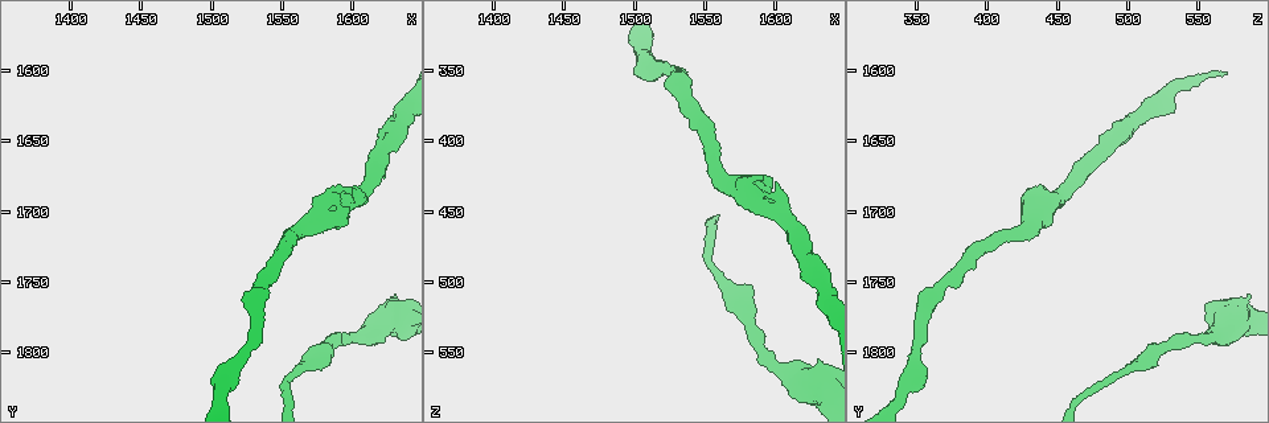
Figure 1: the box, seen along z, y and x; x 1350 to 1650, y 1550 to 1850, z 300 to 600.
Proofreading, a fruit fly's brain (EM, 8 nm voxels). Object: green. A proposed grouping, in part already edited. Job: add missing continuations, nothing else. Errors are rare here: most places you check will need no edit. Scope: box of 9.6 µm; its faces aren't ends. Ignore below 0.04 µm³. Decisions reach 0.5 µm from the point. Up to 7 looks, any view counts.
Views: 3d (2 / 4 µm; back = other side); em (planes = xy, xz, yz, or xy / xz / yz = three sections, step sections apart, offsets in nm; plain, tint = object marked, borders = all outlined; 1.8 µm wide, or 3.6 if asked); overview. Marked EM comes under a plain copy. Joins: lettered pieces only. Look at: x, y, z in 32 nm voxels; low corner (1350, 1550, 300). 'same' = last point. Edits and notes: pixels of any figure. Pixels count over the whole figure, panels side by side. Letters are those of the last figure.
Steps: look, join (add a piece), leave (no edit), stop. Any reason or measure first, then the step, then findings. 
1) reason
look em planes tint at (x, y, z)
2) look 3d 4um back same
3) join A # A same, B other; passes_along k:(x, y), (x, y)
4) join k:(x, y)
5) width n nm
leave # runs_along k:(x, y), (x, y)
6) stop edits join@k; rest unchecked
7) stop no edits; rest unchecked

calibre changes
look em 3.6um planes tint at (1614, 1786, 570)

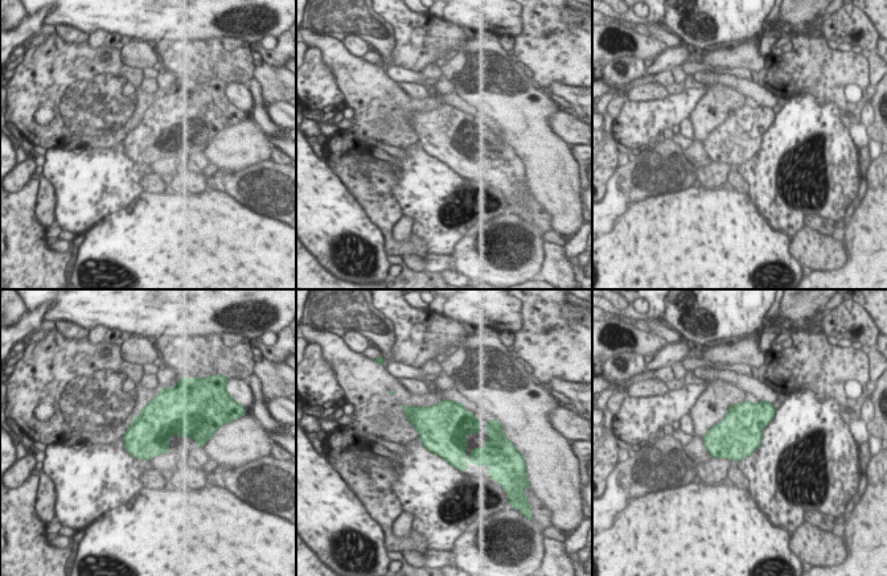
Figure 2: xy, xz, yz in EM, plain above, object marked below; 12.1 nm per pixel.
look em 3.6um planes borders same

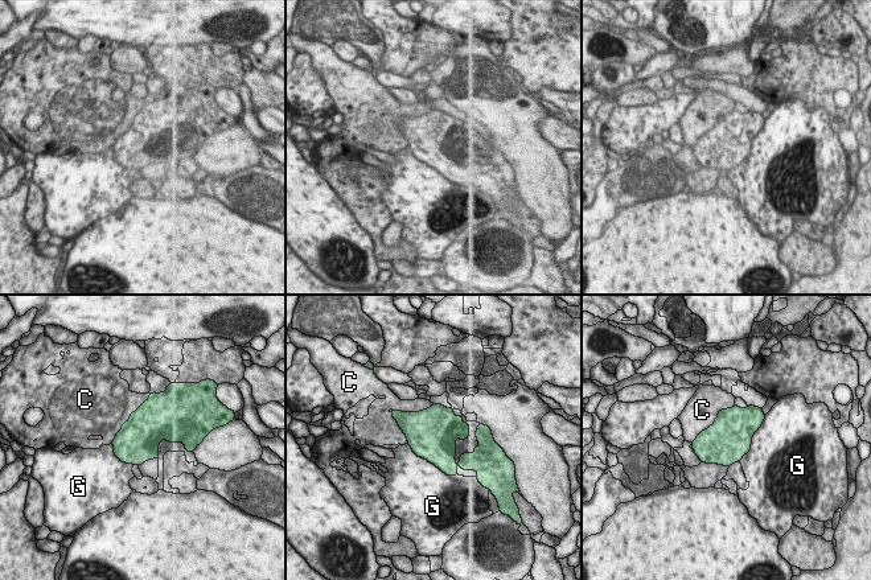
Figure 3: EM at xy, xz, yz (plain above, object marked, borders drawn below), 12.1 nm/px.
longest_contact G 750 nm
leave # C other, G other; border 3:(407, 444), (447, 474), (457, 474); none of them fits

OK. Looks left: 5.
sudden change in width
look 3d 2um at (1564, 1810, 502)

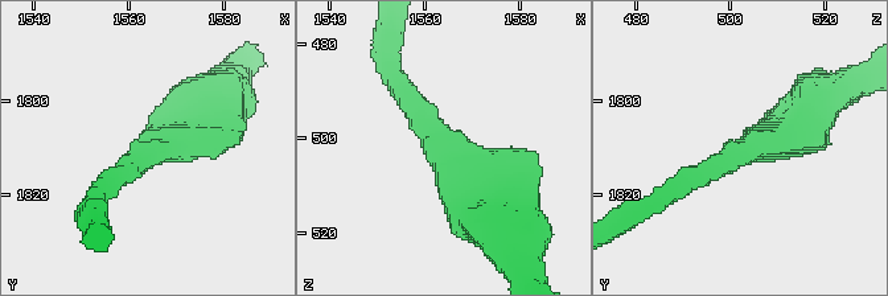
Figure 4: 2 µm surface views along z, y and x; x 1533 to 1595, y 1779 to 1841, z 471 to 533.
look em xy step 8 tint at (1564, 1810, 501)

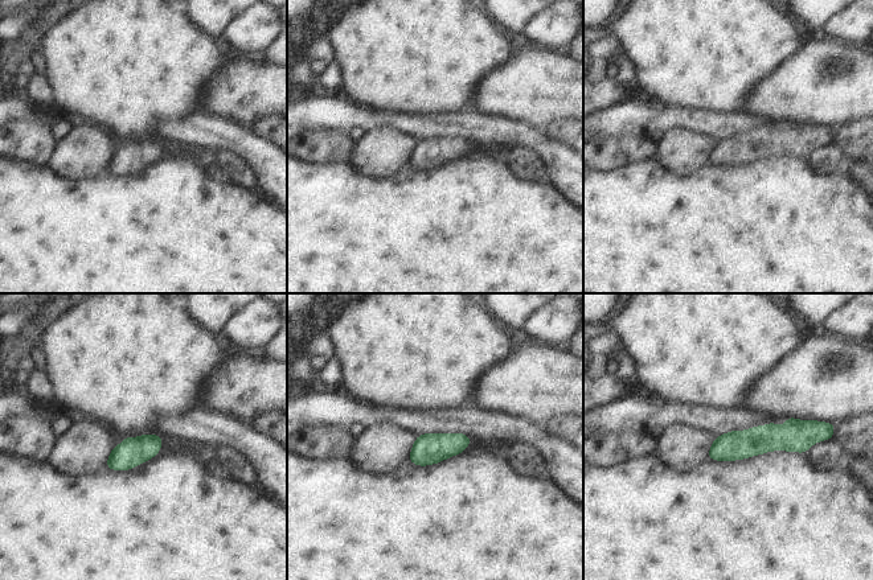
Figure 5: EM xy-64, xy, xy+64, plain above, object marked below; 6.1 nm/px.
look em xz step 16 borders same

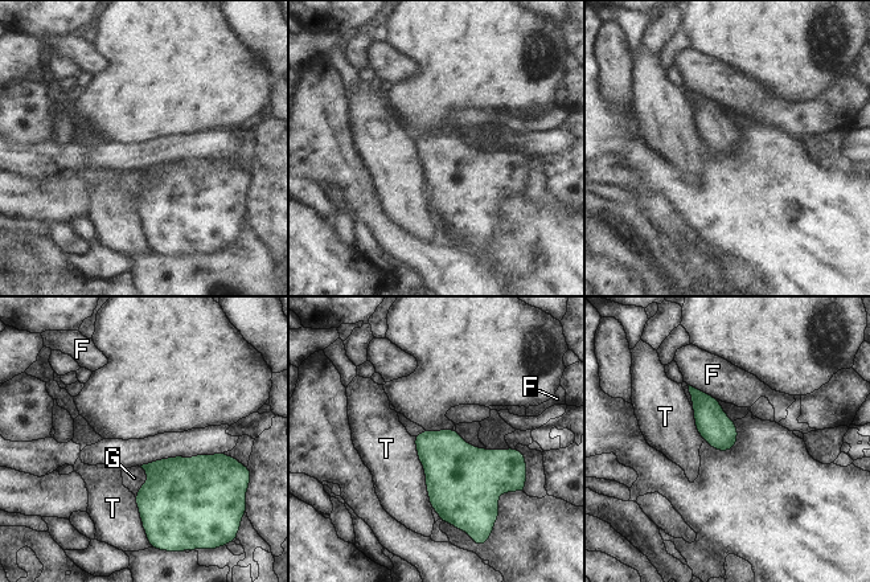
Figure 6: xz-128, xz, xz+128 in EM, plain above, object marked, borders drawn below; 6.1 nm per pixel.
width 180 nm
leave # F other, G other, T other; border 6:(414, 437), (433, 508); none of them fits

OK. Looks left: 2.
an open end
look em planes borders at (1596, 1696, 434)

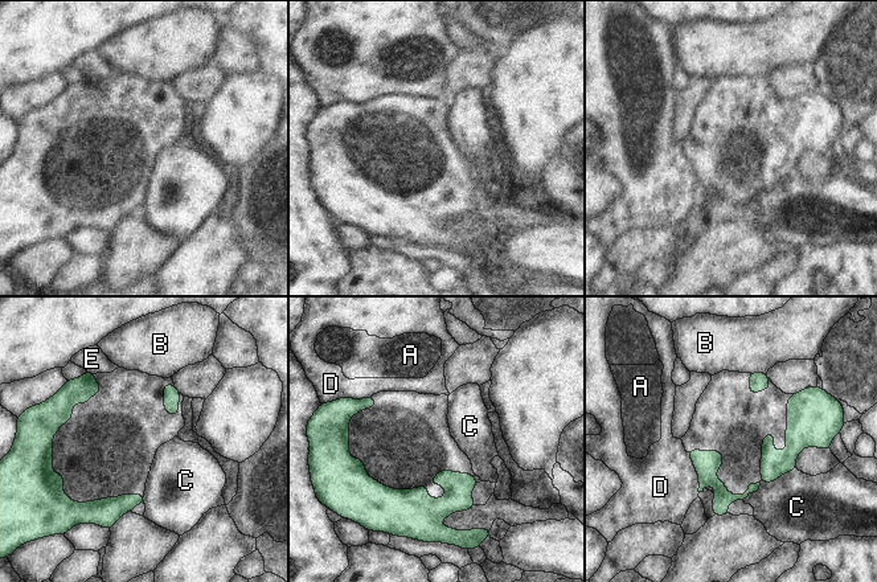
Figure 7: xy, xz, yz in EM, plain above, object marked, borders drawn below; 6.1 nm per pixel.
leave # A other, B other, C other, D other, E other; border 7:(795, 467), (742, 499); no lettered piece goes on from it

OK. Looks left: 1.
stop no edits; rest unchecked

